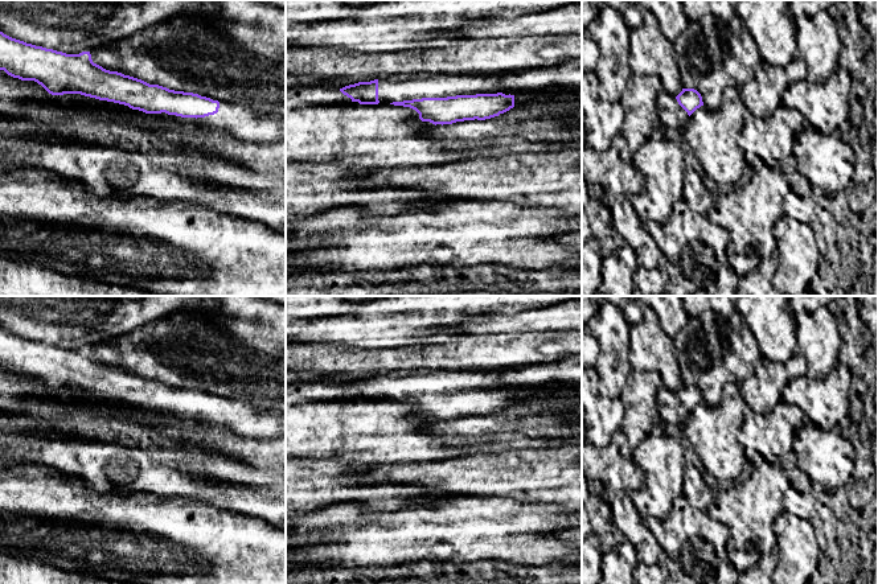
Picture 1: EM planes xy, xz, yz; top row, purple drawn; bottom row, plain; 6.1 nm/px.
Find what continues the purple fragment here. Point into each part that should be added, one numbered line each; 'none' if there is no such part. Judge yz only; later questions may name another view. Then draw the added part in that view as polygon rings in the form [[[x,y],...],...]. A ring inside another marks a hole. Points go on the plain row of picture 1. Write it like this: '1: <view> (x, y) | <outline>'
1: yz (671, 408) | [[[666,387],[658,388],[660,418],[662,423],[673,423],[682,425],[689,416],[688,408],[678,400],[676,392],[669,391]]]

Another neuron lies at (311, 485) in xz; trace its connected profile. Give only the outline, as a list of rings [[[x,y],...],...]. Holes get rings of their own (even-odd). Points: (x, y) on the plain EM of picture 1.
[[[286,458],[286,521],[340,502],[358,503],[377,513],[410,503],[430,505],[447,495],[432,488],[356,478],[372,468],[339,460]]]

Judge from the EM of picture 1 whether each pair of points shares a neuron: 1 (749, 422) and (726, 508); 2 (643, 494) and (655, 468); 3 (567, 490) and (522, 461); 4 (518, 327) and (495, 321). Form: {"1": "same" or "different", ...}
{"1": "same", "2": "same", "3": "same", "4": "same"}

